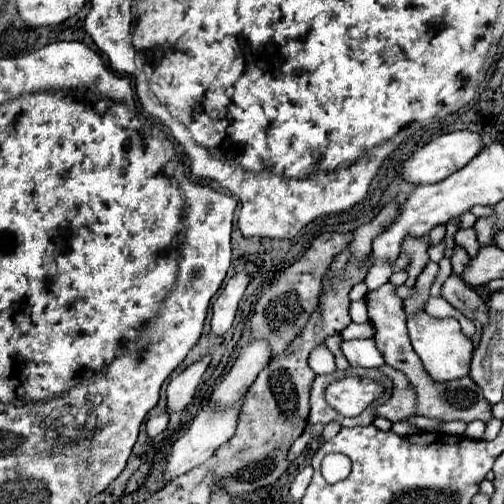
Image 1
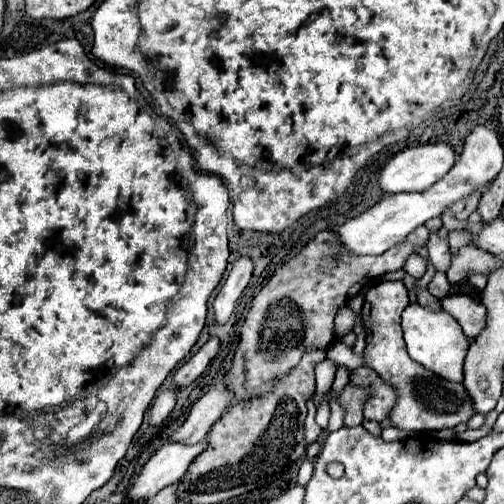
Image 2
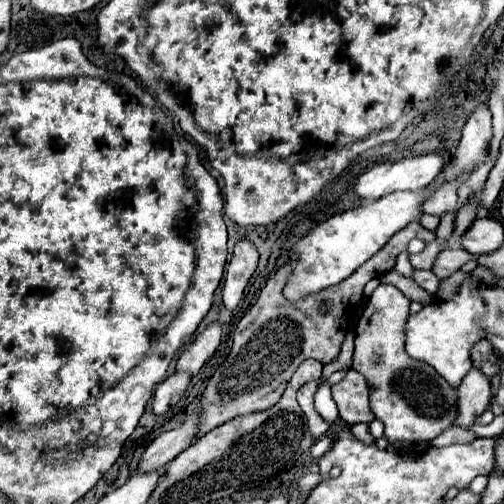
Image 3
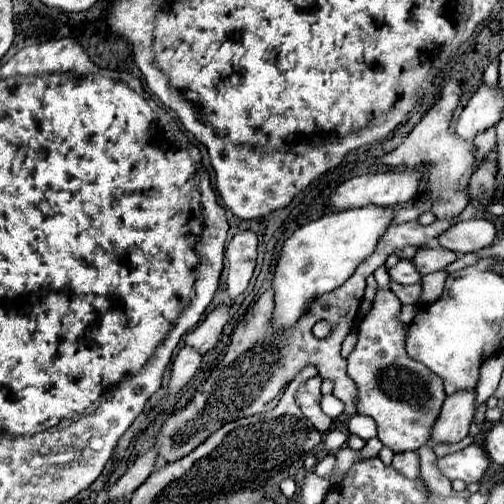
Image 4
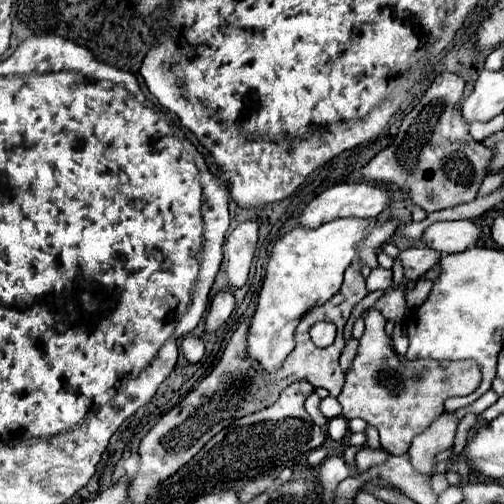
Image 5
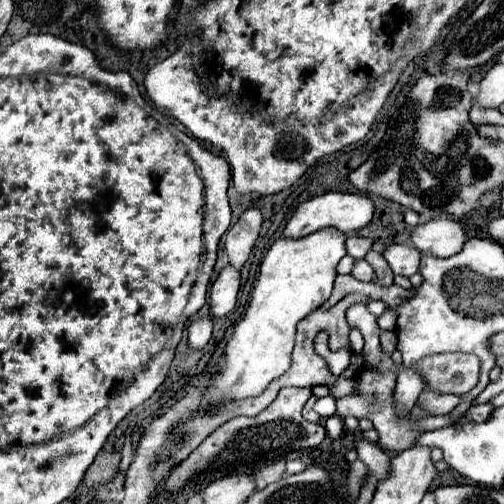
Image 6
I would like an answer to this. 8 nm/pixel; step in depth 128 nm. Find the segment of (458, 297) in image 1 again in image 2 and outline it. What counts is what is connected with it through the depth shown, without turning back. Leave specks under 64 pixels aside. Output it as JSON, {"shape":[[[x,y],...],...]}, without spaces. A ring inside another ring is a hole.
{"shape":[[[436,272],[436,274],[434,274],[432,282],[428,284],[428,292],[430,292],[432,296],[436,296],[436,298],[444,298],[444,296],[448,296],[448,292],[450,292],[450,284],[448,284],[444,272]]]}

